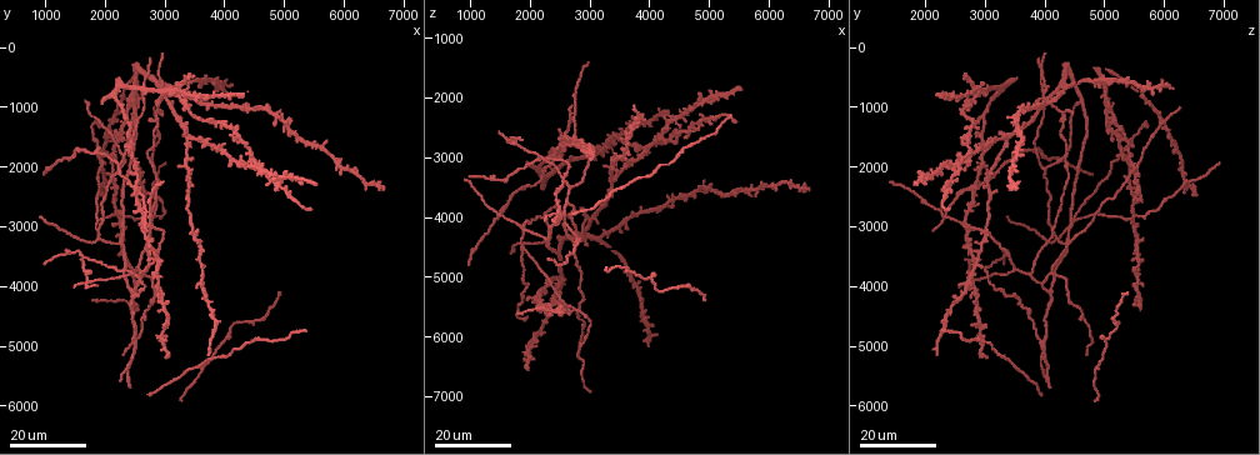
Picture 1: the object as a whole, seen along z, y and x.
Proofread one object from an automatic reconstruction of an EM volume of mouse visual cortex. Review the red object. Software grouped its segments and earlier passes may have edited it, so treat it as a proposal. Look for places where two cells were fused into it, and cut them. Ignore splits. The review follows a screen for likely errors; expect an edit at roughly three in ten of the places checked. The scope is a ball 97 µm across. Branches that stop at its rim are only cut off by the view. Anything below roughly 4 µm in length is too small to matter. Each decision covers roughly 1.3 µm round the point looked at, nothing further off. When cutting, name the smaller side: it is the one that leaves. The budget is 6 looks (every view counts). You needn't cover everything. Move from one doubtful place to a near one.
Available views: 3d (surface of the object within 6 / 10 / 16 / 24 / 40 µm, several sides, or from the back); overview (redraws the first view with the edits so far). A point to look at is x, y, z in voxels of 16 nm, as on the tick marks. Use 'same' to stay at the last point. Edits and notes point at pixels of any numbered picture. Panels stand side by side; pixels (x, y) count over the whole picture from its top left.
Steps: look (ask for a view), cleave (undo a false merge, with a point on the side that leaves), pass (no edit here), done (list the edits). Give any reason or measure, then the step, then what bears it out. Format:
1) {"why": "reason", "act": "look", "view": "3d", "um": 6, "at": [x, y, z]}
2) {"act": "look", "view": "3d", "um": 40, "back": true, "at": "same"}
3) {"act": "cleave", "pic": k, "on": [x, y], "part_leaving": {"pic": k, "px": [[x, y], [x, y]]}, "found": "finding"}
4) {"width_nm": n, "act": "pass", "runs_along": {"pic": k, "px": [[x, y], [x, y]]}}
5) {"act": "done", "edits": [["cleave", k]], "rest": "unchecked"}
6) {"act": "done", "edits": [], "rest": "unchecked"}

{"why": "side arm on a straight run", "act": "look", "view": "3d", "um": 16, "at": [1900, 1850, 5250]}

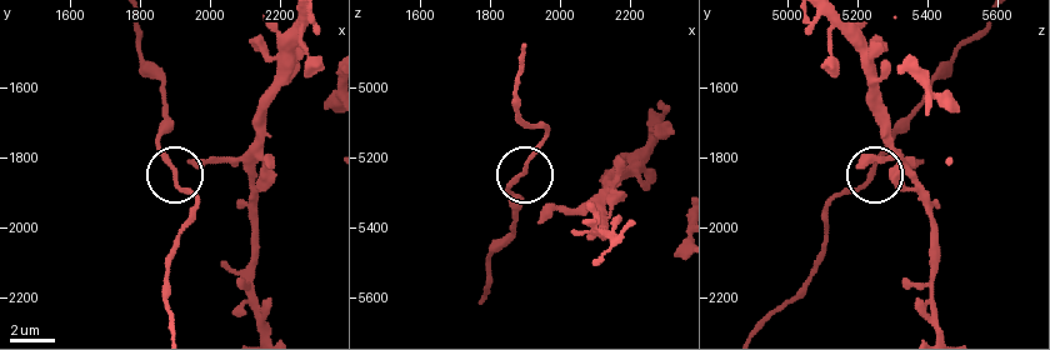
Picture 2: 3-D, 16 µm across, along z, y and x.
{"act": "look", "view": "3d", "um": 10, "at": [1900, 1830, 5240]}

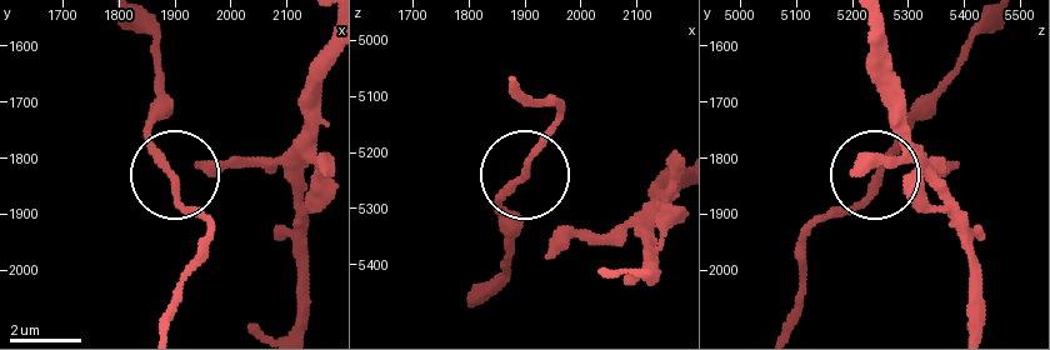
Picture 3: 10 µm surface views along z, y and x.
{"width_nm": 170, "act": "pass", "runs_along": {"pic": 3, "px": [[784, 325], [808, 236], [853, 209], [930, 114]]}, "found": "continuous, no second cell"}

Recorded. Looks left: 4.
{"act": "look", "view": "3d", "um": 16, "at": [2500, 5100, 4000]}

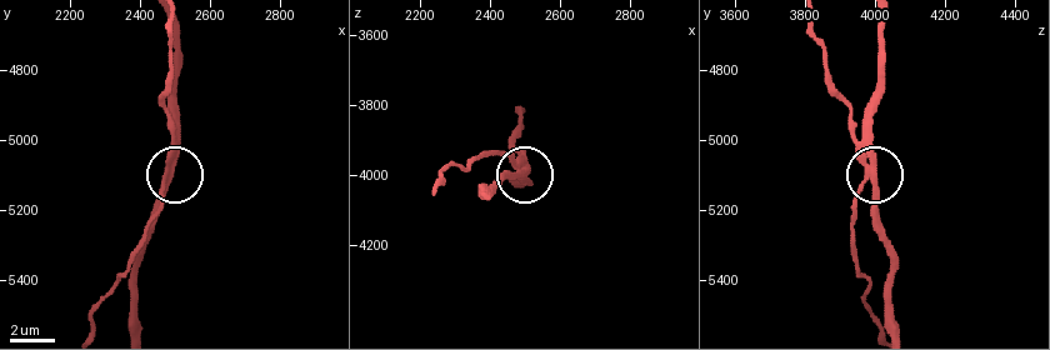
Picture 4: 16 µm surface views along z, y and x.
{"act": "look", "view": "3d", "um": 10, "at": [2480, 5120, 4000]}

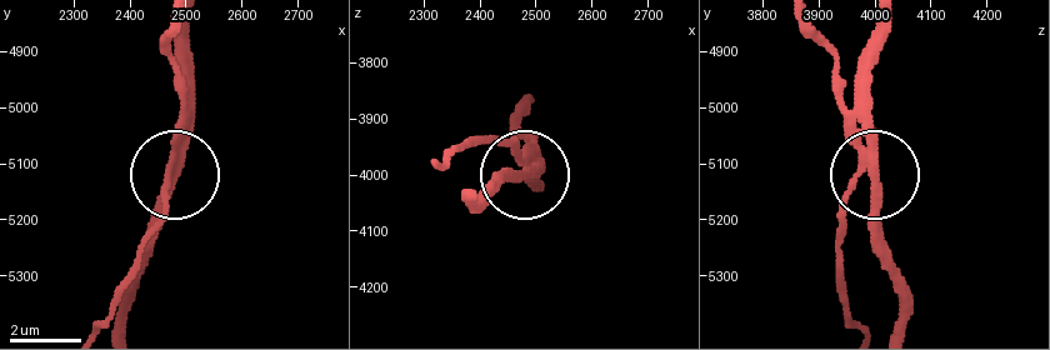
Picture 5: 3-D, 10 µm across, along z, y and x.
{"side_arm_um": 10, "act": "pass", "runs_along": {"pic": 5, "px": [[884, 24], [865, 96], [871, 174], [850, 195], [841, 236]]}, "found": "one cell here"}

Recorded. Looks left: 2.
{"why": "four or more arms meet", "act": "look", "view": "3d", "um": 24, "at": [1900, 3250, 4200]}

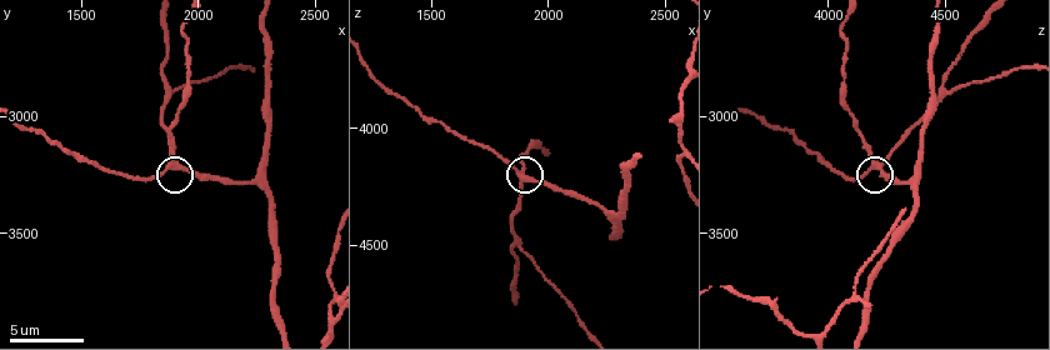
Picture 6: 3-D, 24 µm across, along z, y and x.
{"act": "look", "view": "3d", "um": 10, "at": [1880, 3200, 4210]}

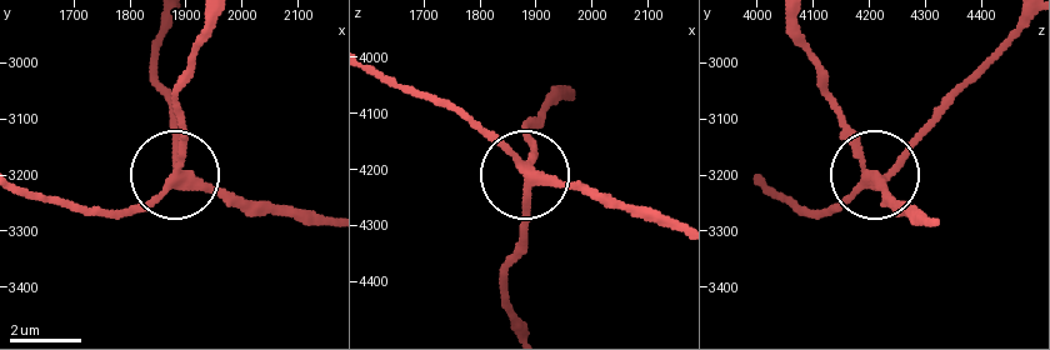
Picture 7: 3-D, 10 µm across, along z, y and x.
{"arms": 4, "act": "pass", "found": "continuous, no second cell"}

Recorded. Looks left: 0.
{"act": "done", "edits": [], "rest": "unchecked"}

